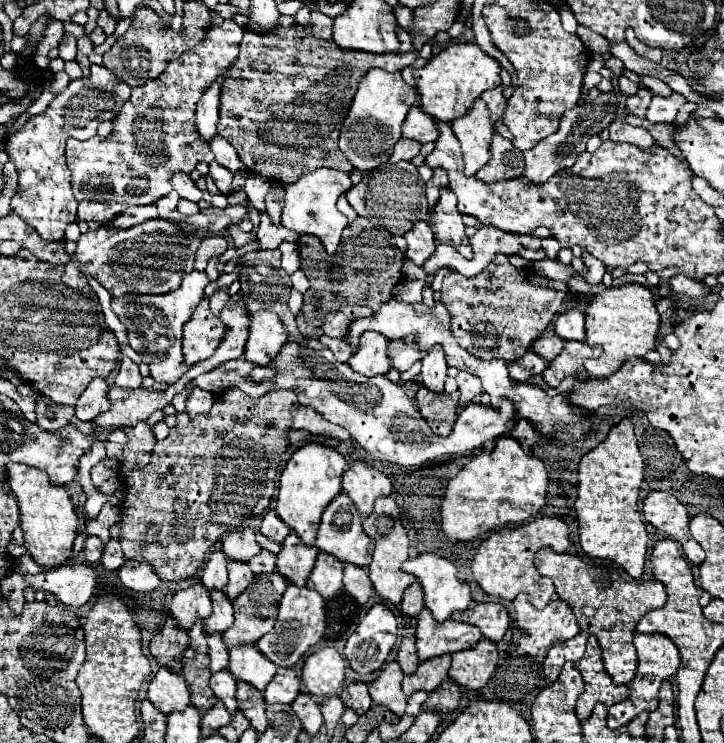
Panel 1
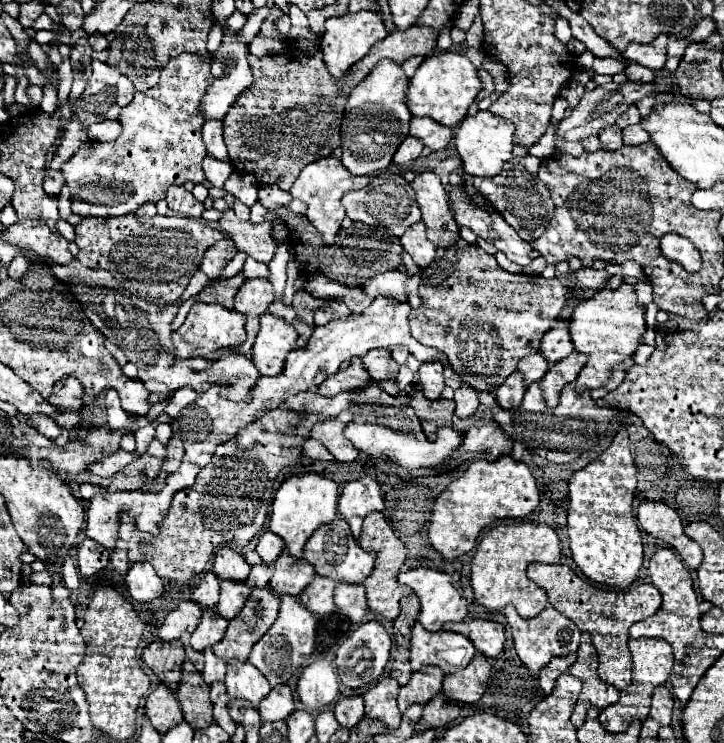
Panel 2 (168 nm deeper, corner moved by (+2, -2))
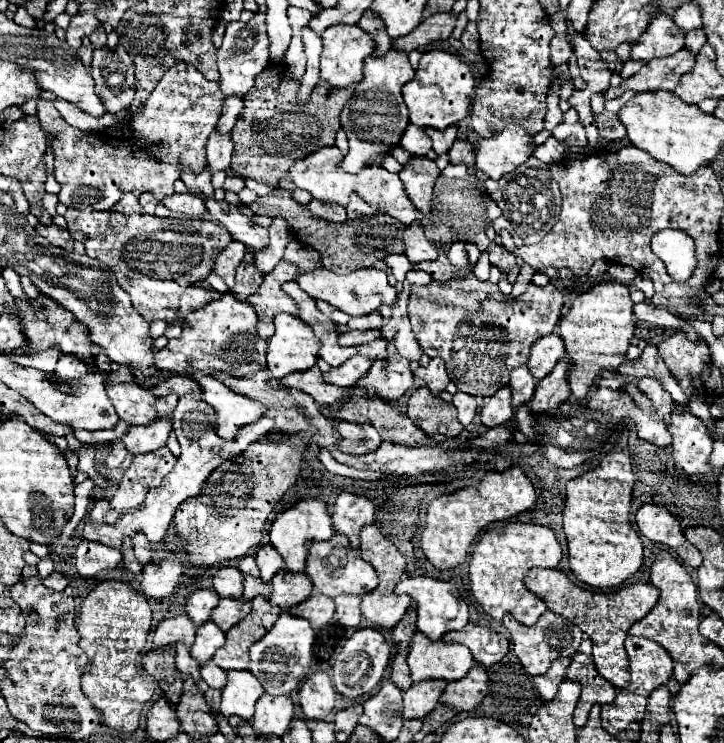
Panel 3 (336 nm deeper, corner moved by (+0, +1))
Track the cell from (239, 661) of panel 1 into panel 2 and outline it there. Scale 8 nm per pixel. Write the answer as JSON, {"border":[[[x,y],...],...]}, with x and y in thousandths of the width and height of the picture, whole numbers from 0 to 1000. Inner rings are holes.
{"border":[[[333,890],[314,892],[314,911],[308,919],[314,925],[314,935],[319,943],[338,941],[352,954],[360,946],[360,941],[374,930],[372,919],[358,906],[358,900],[349,898],[347,892],[333,892]]]}

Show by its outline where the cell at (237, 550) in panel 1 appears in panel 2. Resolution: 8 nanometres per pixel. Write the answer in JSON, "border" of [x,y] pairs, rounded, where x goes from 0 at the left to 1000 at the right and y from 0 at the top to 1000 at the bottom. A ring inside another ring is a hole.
{"border":[[[308,736],[297,744],[294,771],[305,782],[338,782],[344,777],[344,769],[347,769],[347,760],[325,742]]]}

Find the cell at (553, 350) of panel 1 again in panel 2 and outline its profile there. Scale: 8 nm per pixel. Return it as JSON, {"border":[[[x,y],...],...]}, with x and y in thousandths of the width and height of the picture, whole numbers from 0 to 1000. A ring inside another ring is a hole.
{"border":[[[736,475],[736,478],[722,480],[722,483],[717,486],[717,497],[714,497],[714,499],[722,502],[722,507],[725,507],[725,521],[731,521],[733,515],[747,513],[747,507],[753,505],[756,497],[758,497],[758,491],[756,491],[756,486],[750,483],[750,478],[747,478],[747,475]]]}

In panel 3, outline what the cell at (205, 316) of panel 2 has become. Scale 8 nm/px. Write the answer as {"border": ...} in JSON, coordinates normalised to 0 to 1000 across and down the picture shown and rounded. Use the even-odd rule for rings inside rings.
{"border":[[[311,396],[302,404],[291,404],[280,415],[256,425],[253,447],[247,455],[236,455],[225,471],[214,479],[214,493],[220,487],[222,498],[275,498],[291,503],[294,498],[305,498],[322,506],[347,506],[355,498],[369,493],[366,468],[369,458],[352,450],[355,423],[349,412],[338,404],[327,404],[322,396]]]}

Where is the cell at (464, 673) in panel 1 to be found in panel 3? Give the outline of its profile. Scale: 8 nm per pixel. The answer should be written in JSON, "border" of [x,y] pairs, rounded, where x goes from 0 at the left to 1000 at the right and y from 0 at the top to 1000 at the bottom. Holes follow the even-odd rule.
{"border":[[[656,894],[645,904],[645,910],[617,921],[617,926],[609,937],[609,945],[628,953],[628,956],[645,956],[648,958],[673,937],[673,923],[675,923],[673,902],[662,894]]]}

